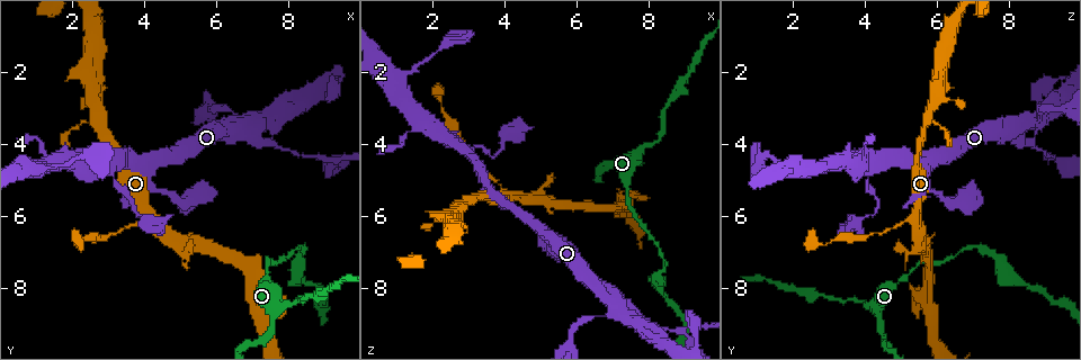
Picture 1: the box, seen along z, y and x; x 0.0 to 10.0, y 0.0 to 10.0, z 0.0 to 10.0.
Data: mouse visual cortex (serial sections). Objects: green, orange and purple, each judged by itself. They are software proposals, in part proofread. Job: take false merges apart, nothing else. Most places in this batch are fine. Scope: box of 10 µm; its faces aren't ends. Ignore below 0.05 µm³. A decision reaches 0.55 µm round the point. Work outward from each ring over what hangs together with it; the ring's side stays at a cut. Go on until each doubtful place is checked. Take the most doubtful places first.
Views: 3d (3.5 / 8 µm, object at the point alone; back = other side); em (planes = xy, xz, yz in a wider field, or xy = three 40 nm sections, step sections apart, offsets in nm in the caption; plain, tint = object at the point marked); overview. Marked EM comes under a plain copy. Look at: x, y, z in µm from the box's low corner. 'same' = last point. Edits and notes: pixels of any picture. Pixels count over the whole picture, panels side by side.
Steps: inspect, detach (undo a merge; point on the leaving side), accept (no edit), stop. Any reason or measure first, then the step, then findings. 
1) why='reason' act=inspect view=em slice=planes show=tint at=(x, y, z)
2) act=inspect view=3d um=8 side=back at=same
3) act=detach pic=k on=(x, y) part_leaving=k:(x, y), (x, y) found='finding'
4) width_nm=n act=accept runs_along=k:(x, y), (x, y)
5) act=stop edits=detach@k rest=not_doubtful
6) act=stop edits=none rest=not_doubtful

why='sharp bend' act=inspect view=3d um=8 at=(4.05, 6.10, 5.30)

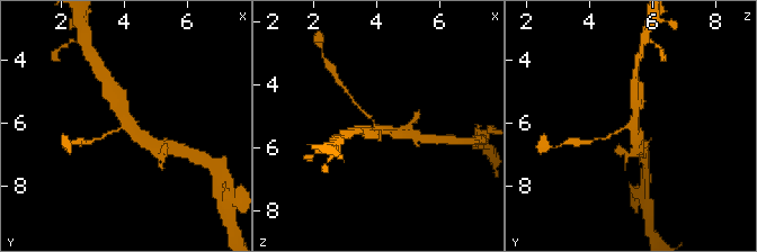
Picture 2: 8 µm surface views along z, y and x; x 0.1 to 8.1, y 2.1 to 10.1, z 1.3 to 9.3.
arms=3 arm_widths_nm=150,300,350 act=inspect view=em slice=planes show=tint at=same

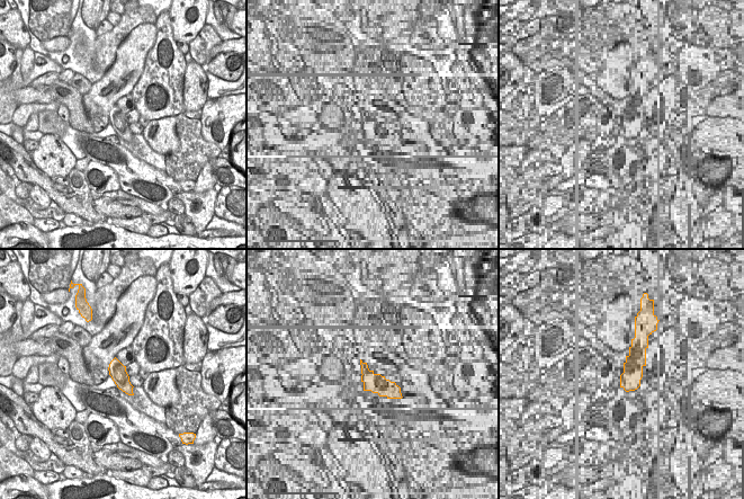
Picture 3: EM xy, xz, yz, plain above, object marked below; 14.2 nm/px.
width_nm=240 act=accept runs_along=2:(638, 95), (635, 120), (608, 135) found='all the same cell'

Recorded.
why='sharp bend' act=inspect view=3d um=8 at=(8.50, 6.80, 7.20)

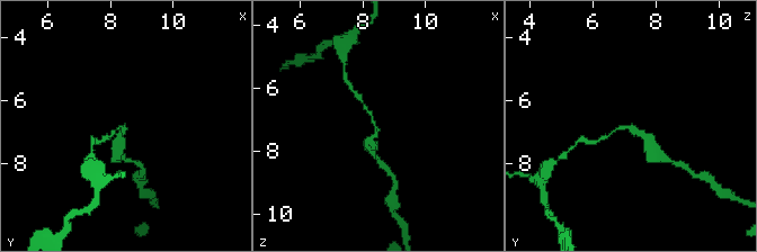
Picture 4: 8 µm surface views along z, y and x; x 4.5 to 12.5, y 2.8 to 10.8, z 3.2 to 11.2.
act=inspect view=em slice=xy step=2 show=tint at=same

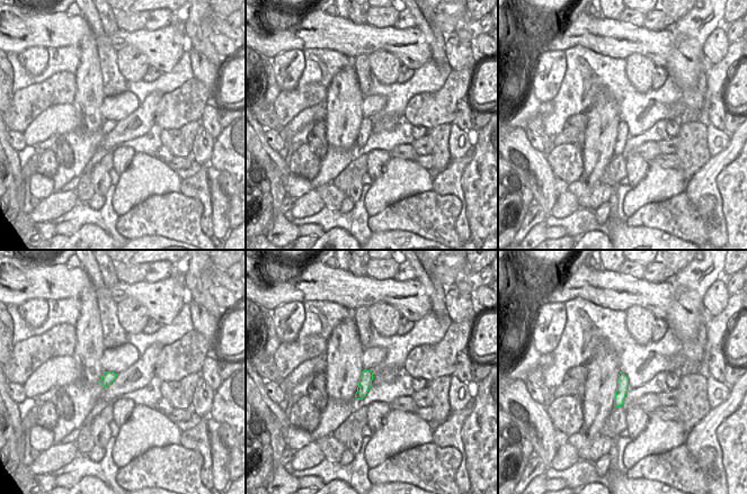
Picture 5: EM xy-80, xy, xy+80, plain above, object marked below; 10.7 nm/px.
arm_widths_nm=150,250 act=accept found='continuous, no second cell'

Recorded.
why='four-way junction' act=inspect view=3d um=3.5 side=back at=(6.80, 3.60, 8.30)

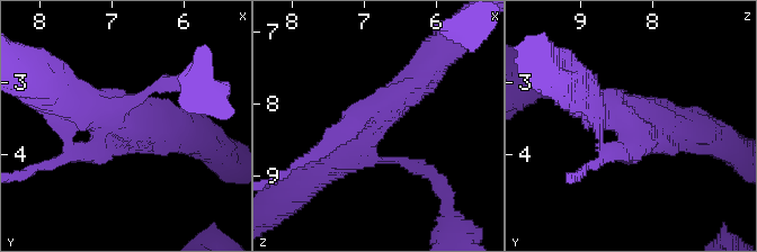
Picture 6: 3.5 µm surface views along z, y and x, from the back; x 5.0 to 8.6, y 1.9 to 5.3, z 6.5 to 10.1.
arms=4 arm_widths_nm=150,250,400,500 act=inspect view=em slice=xy step=1 show=tint at=(6.80, 3.55, 8.30)

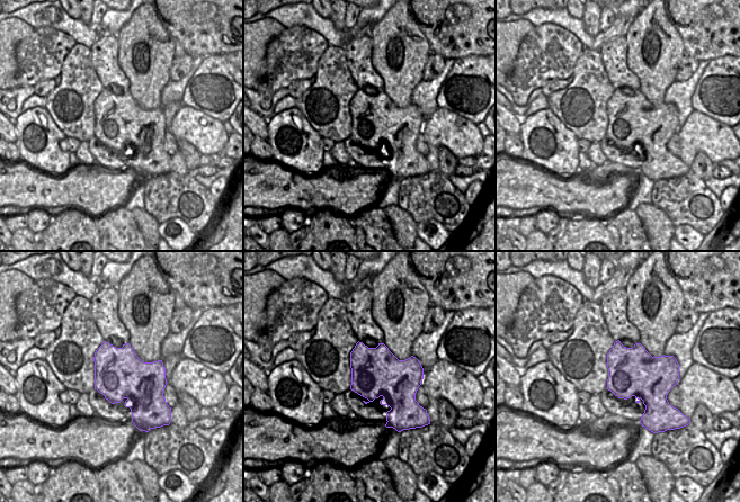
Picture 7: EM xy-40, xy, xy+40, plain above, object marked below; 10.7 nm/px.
act=accept runs_along=6:(427, 68), (365, 137), (323, 169) found='one cell here'

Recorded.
why='sudden change in width' act=inspect view=3d um=3.5 side=back at=(8.95, 4.35, 9.25)

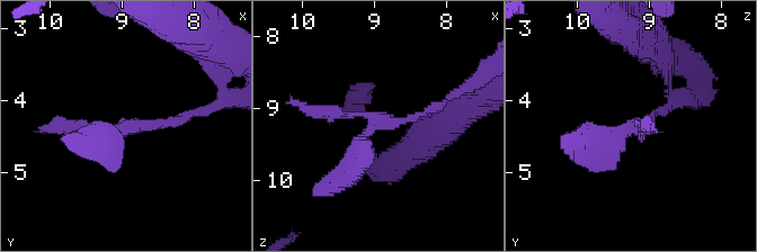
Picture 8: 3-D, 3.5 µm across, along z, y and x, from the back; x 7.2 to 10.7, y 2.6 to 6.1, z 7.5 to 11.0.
arms=3 arm_widths_nm=150,150,400 act=inspect view=em slice=xy step=5 show=tint at=(8.95, 4.40, 9.20)

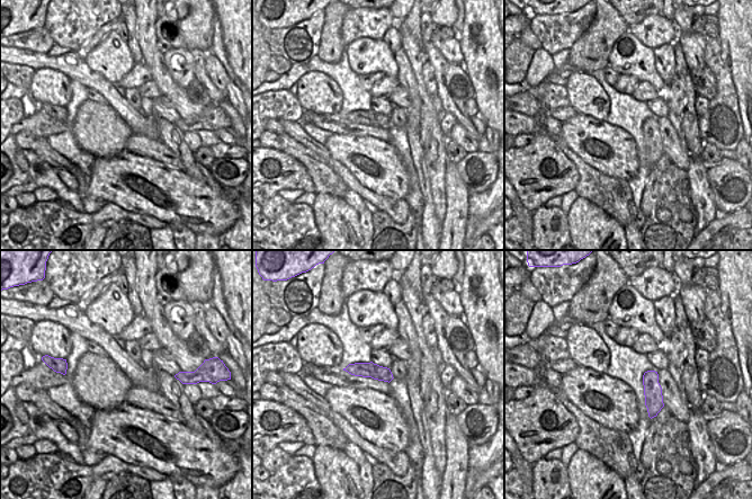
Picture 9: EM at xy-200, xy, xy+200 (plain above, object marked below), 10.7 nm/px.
act=accept found='one cell here'

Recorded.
act=stop edits=none rest=not_doubtful

